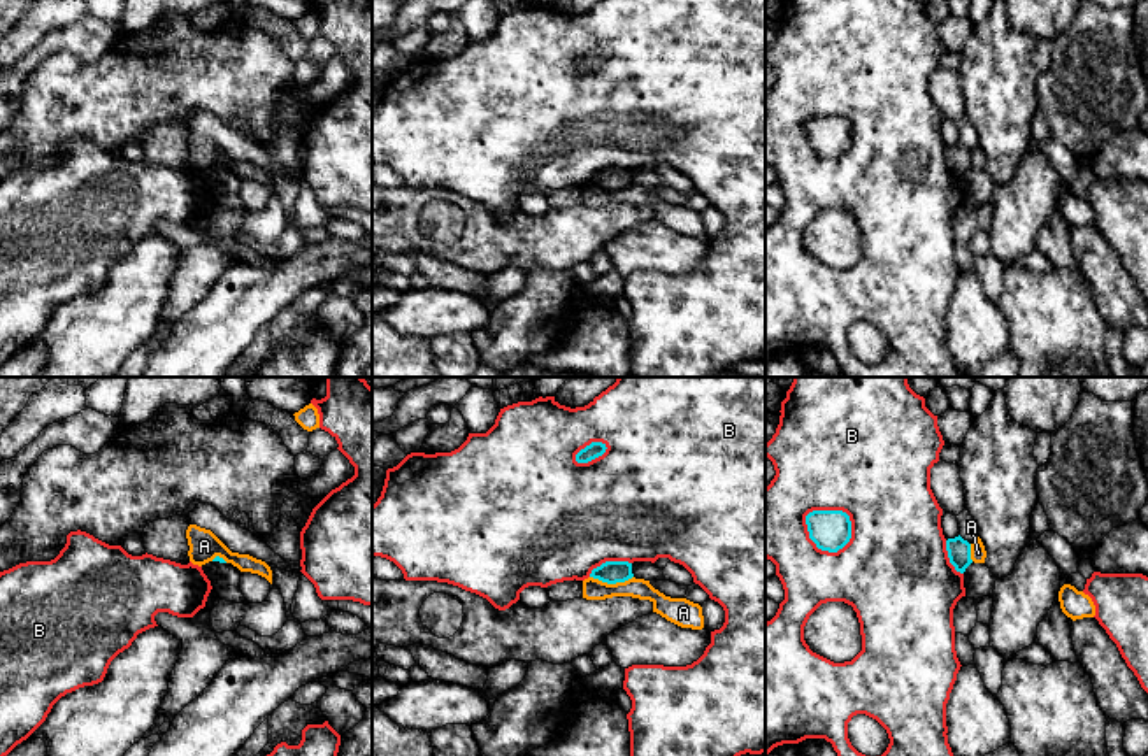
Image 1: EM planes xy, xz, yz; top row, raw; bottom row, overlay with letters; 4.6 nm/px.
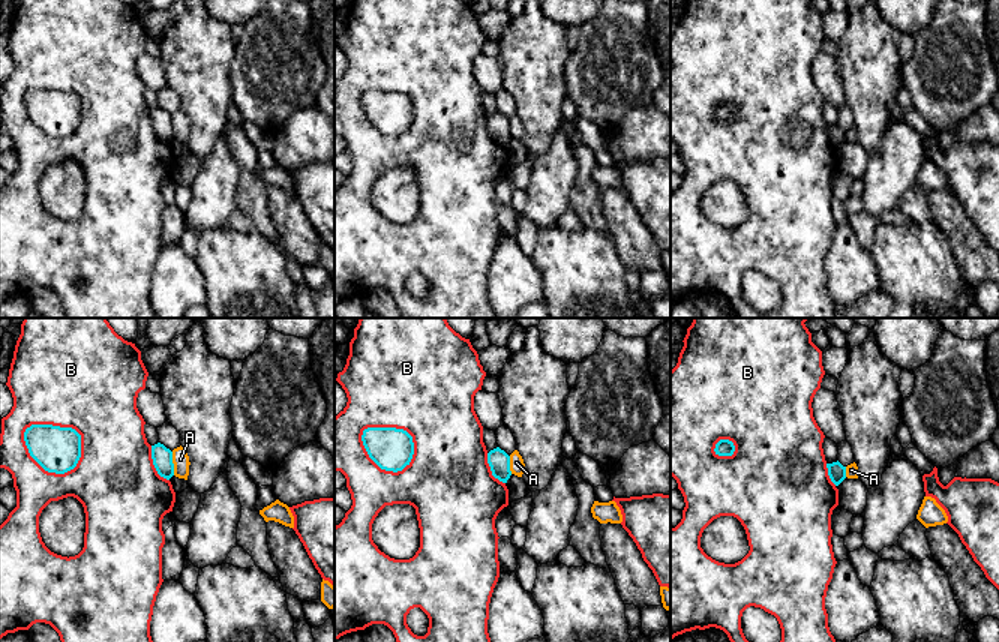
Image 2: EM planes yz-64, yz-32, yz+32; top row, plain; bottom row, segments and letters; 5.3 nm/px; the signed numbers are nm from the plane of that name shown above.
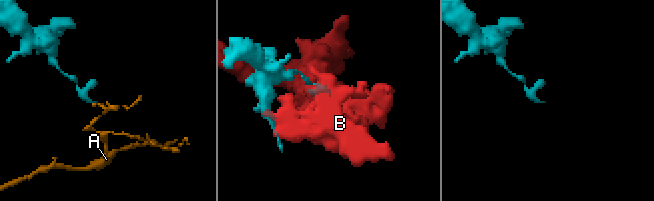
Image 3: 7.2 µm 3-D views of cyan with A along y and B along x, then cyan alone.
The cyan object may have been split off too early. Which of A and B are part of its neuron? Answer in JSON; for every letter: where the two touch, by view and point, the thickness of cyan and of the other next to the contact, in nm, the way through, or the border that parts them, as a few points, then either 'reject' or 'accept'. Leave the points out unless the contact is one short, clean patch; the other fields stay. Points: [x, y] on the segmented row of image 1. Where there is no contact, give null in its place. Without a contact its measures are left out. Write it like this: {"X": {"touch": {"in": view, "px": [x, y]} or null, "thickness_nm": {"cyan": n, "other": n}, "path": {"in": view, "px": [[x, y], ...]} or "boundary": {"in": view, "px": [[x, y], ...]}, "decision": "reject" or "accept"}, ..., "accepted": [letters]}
{"A": {"touch": {"in": "xz", "px": [611, 583]}, "thickness_nm": {"cyan": 110, "other": 100}, "boundary": {"in": "xz", "px": [[590, 576], [608, 583], [624, 583], [632, 577]]}, "decision": "reject"}, "B": {"touch": {"in": "yz", "px": [838, 511]}, "thickness_nm": {"cyan": 190, "other": 500}, "decision": "reject"}, "accepted": []}

